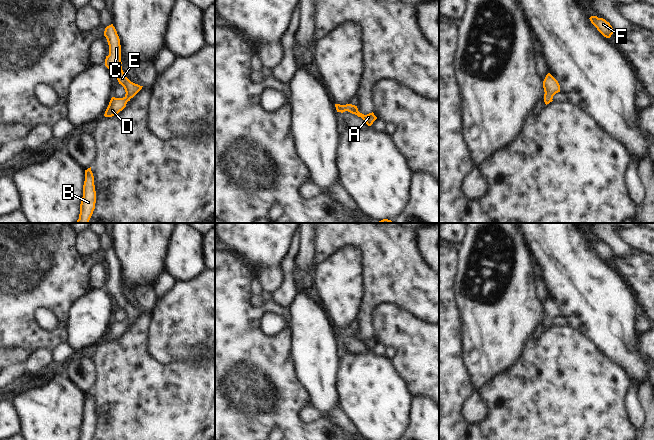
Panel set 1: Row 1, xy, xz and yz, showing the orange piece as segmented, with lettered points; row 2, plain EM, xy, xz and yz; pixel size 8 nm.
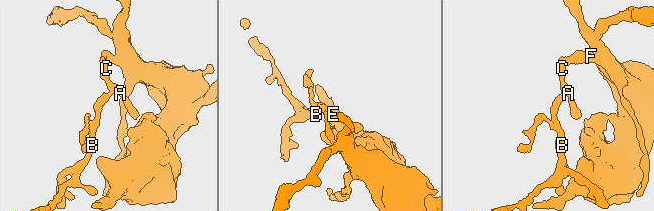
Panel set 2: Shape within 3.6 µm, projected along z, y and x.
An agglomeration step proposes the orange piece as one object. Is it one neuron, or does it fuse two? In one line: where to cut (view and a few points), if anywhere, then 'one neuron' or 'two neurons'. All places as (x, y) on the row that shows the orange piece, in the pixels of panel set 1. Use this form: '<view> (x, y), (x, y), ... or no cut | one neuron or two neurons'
no cut | one neuron

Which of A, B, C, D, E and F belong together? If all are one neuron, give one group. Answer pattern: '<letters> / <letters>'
A B C D E F

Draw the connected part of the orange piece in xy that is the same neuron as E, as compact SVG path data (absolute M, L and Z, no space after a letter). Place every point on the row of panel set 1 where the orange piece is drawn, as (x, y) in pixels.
M113 24L105 28L104 36L109 45L109 55L106 56L105 66L115 74L119 84L124 87L126 92L123 98L111 98L104 116L112 117L122 111L126 107L127 102L130 101L143 86L131 82L122 70L120 39Z

